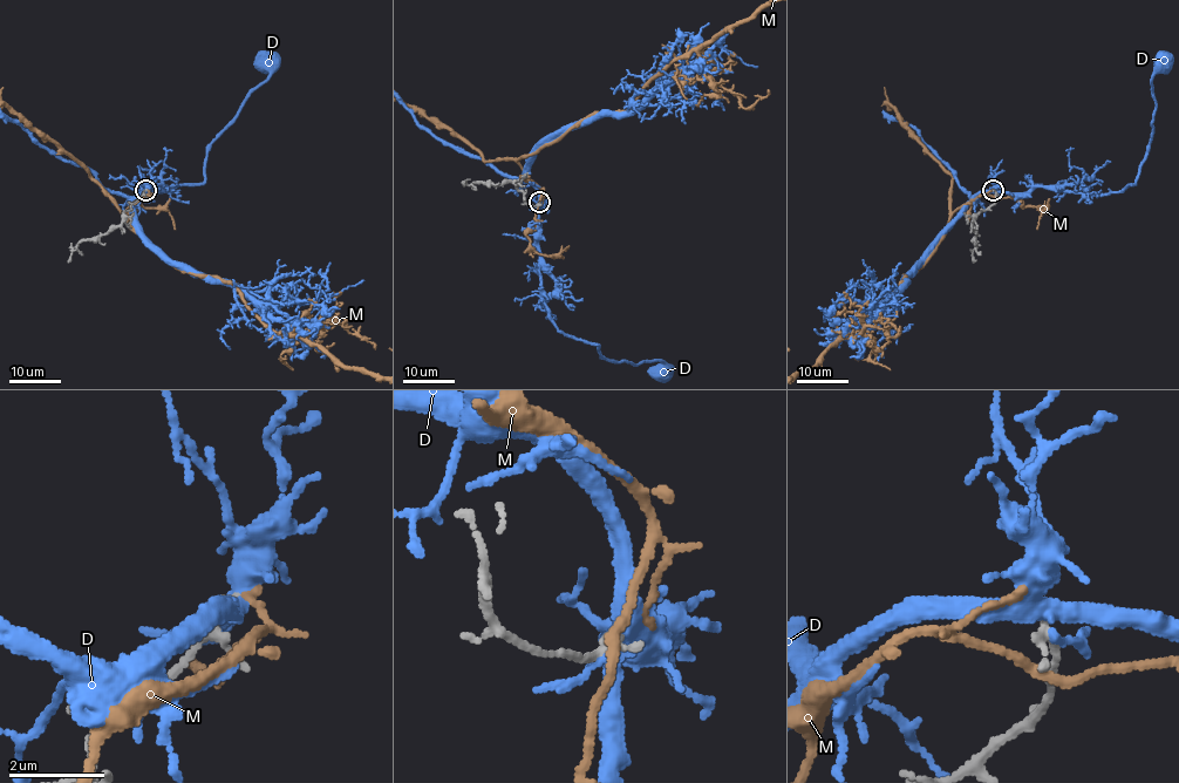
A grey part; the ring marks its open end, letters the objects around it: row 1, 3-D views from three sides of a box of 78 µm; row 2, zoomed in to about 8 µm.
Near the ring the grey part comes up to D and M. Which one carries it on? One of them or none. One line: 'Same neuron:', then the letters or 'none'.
Same neuron: none

